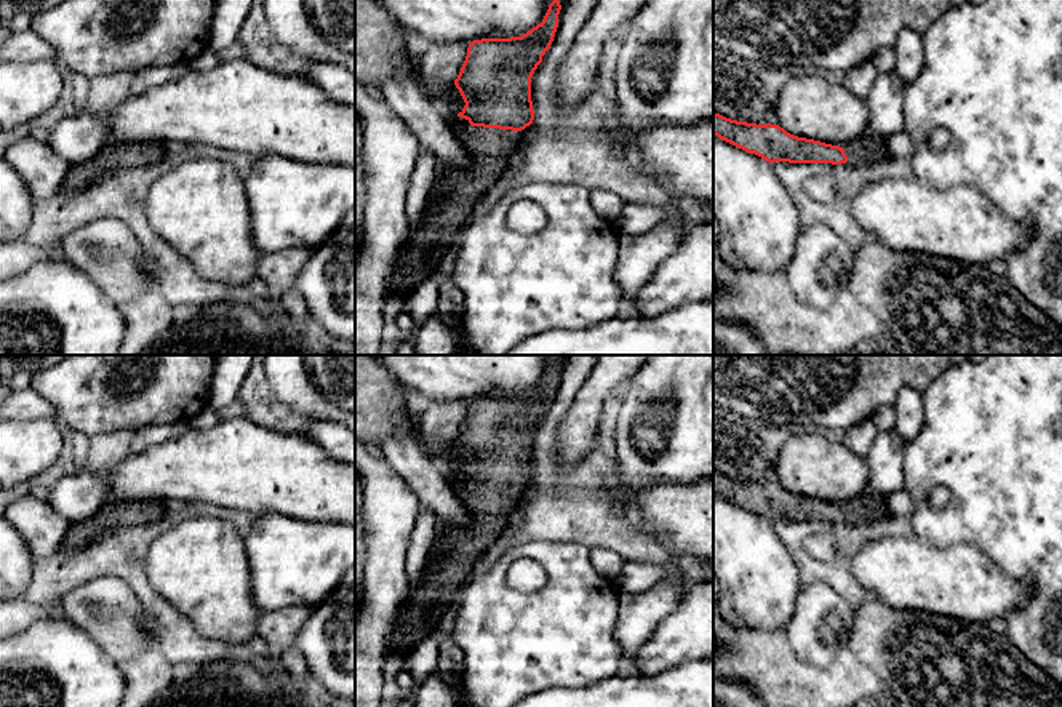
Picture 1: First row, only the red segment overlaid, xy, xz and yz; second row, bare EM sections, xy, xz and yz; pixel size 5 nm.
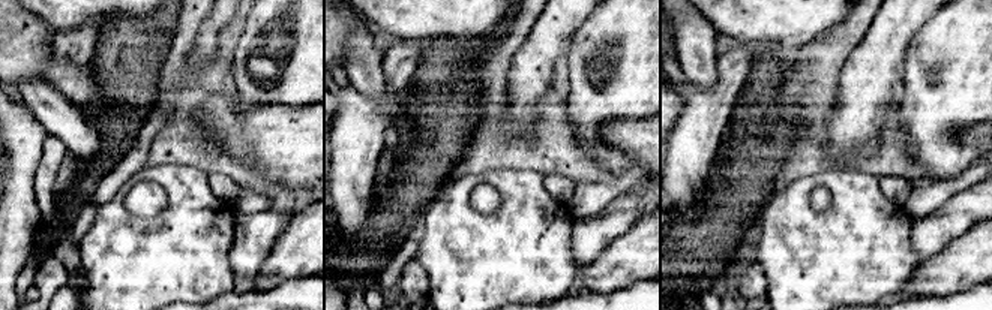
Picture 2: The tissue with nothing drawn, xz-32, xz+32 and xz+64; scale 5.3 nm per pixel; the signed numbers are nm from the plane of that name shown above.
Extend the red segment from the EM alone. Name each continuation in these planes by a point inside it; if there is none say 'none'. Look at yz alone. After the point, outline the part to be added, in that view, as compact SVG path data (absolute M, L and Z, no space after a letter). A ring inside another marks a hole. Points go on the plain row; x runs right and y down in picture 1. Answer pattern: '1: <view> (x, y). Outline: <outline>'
1: yz (867, 507). Outline: M868 489L844 504L843 509L851 523L876 521L891 515L883 497Z

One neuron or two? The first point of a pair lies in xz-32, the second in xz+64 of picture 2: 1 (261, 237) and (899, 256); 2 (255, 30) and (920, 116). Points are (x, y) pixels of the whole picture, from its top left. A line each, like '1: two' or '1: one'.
1: two
2: one

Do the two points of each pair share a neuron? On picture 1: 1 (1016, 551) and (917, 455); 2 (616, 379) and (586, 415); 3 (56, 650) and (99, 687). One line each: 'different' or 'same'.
1: same
2: same
3: same

